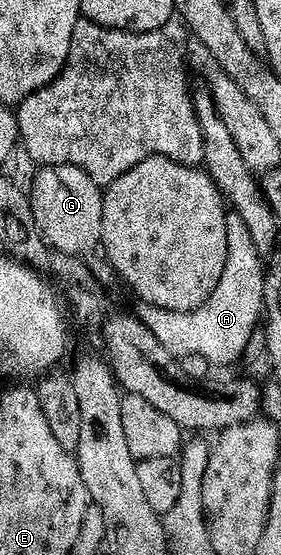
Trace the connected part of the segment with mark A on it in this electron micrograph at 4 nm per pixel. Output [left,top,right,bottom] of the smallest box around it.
[136,211,265,367]

